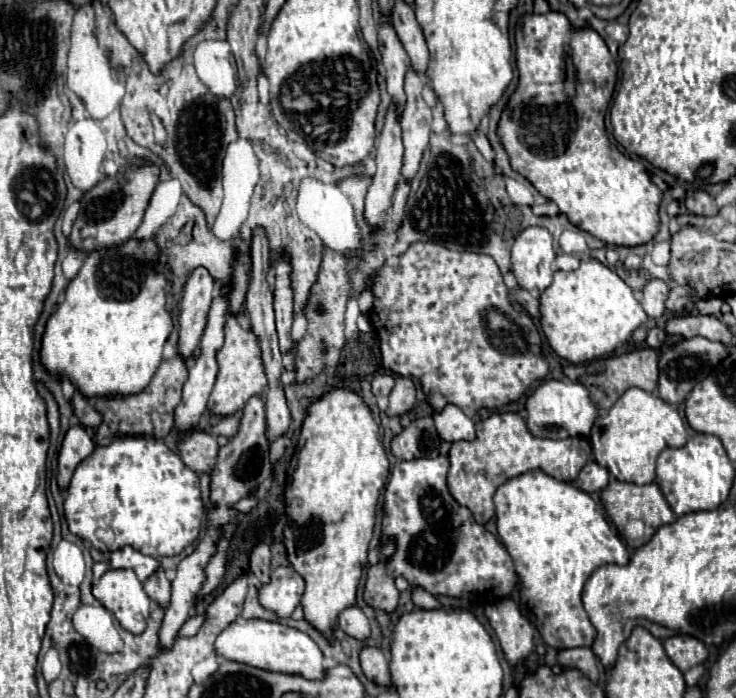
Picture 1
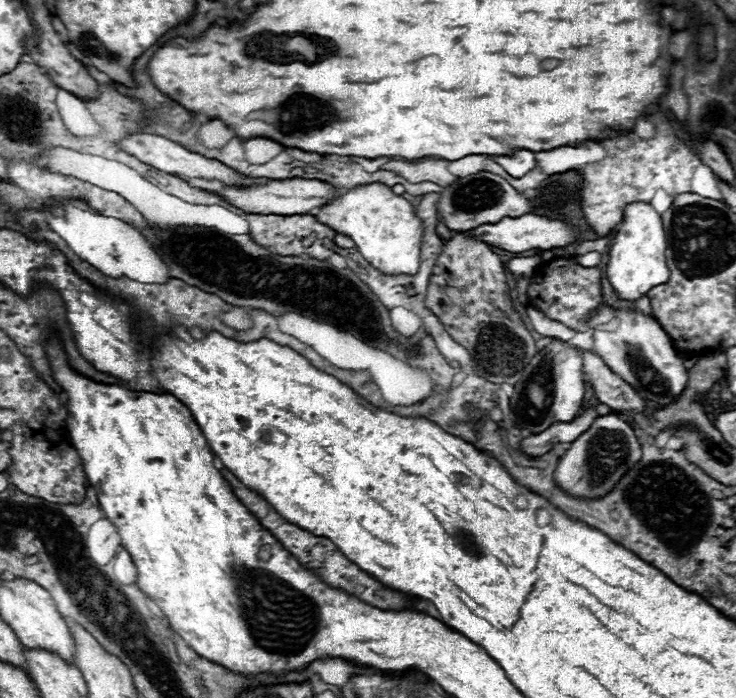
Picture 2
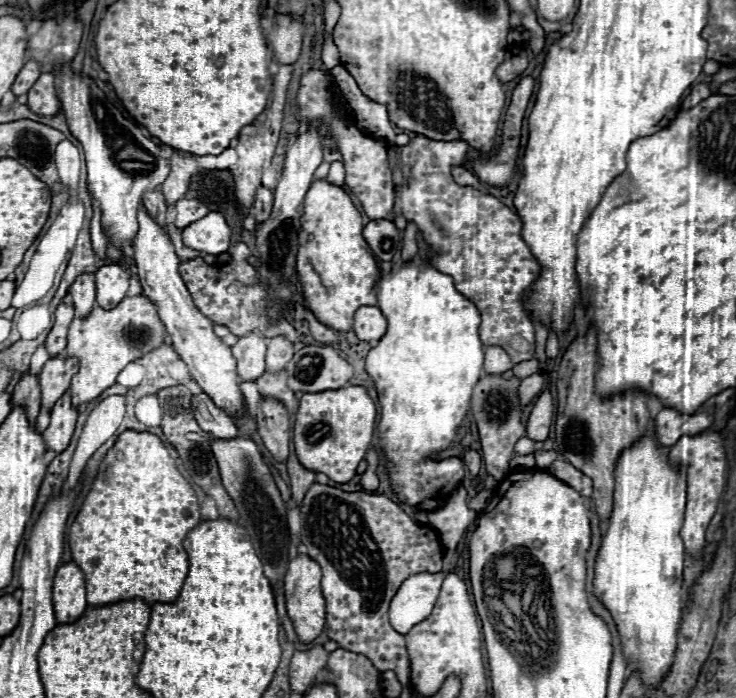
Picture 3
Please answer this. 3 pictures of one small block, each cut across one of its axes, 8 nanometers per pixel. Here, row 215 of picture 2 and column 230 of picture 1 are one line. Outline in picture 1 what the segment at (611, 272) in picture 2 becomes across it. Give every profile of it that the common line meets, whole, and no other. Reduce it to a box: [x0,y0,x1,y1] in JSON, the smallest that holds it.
[214,620,326,680]

